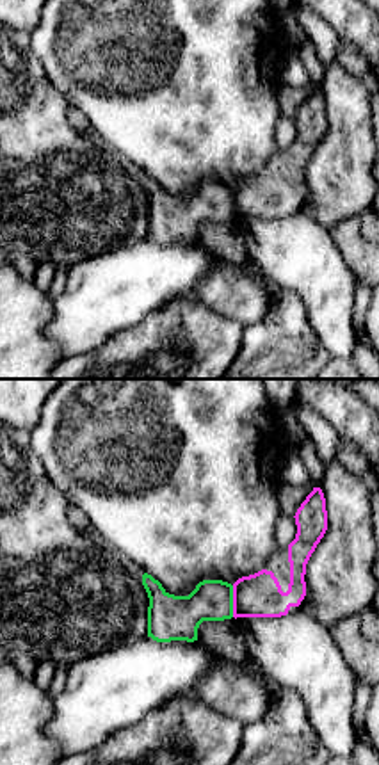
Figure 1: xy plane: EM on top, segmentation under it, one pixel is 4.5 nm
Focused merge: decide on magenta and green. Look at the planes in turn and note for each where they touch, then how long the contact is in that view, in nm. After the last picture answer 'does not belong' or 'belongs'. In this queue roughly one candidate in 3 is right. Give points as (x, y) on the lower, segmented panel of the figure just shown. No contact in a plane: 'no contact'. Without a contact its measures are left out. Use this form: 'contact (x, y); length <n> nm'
contact (233, 602); length 140 nm

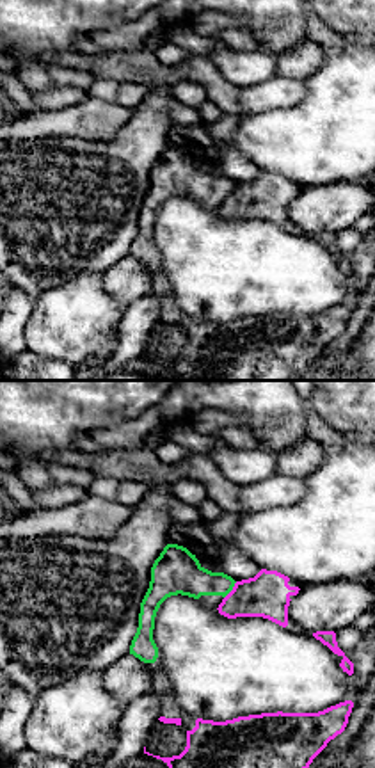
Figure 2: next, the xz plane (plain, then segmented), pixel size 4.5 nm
contact (231, 591); length 100 nm

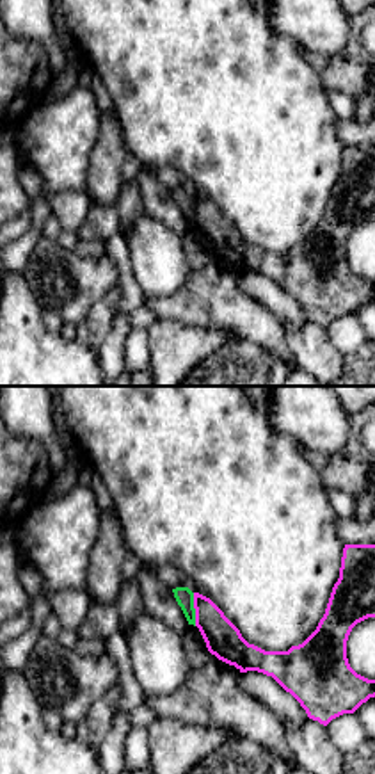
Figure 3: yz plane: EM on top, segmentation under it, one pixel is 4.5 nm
contact (194, 607); length 150 nm

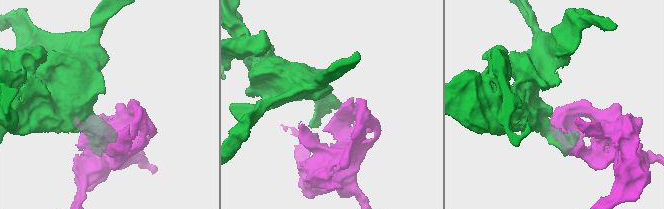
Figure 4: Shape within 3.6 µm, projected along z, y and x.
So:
belongs

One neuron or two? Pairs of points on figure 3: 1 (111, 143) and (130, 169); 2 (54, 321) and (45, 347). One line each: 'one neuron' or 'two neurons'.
1: two neurons
2: two neurons

